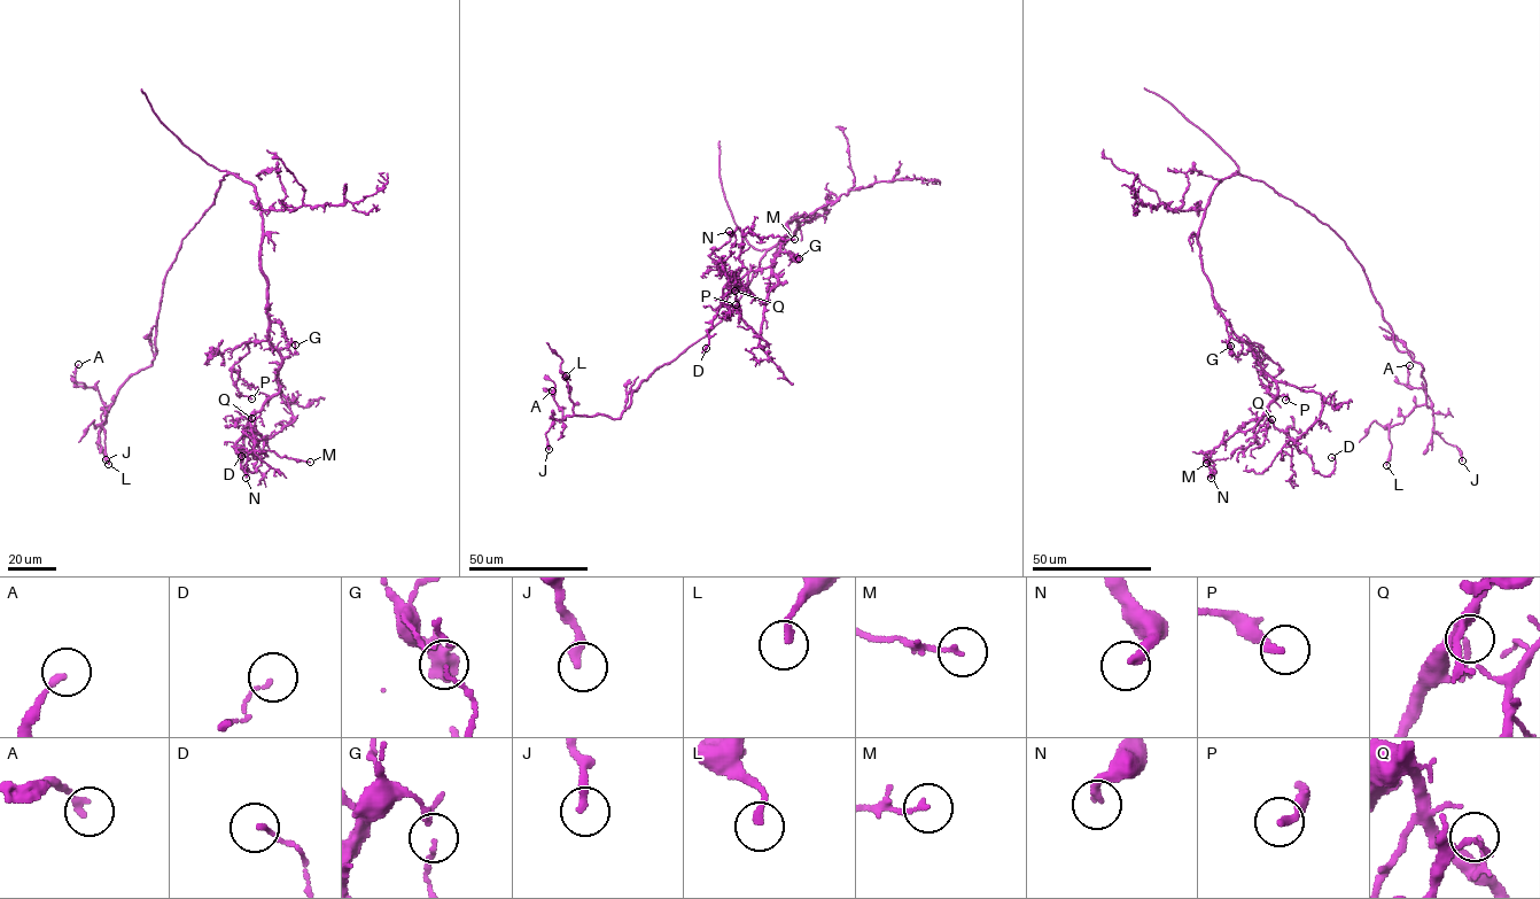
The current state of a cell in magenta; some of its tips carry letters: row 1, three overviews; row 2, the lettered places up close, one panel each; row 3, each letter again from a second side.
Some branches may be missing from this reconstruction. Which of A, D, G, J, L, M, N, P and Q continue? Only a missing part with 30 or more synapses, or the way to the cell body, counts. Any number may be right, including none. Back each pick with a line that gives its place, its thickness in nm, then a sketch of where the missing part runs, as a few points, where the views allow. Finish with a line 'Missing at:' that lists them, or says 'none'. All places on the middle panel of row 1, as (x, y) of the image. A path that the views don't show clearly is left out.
Missing at: none

